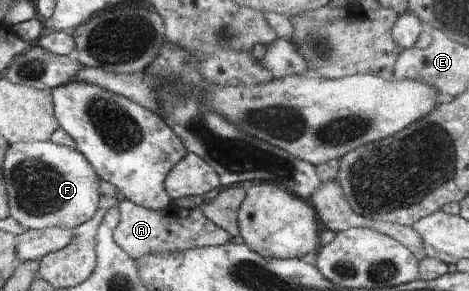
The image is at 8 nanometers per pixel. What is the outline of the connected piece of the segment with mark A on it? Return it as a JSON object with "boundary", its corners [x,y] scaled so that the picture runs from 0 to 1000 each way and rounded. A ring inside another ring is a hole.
{"boundary":[[[264,684],[252,715],[256,753],[243,790],[241,825],[286,893],[309,876],[380,869],[412,849],[478,842],[493,832],[490,804],[469,777],[456,773],[429,729],[429,708],[414,722],[394,722],[375,708],[343,722],[318,722]]]}

